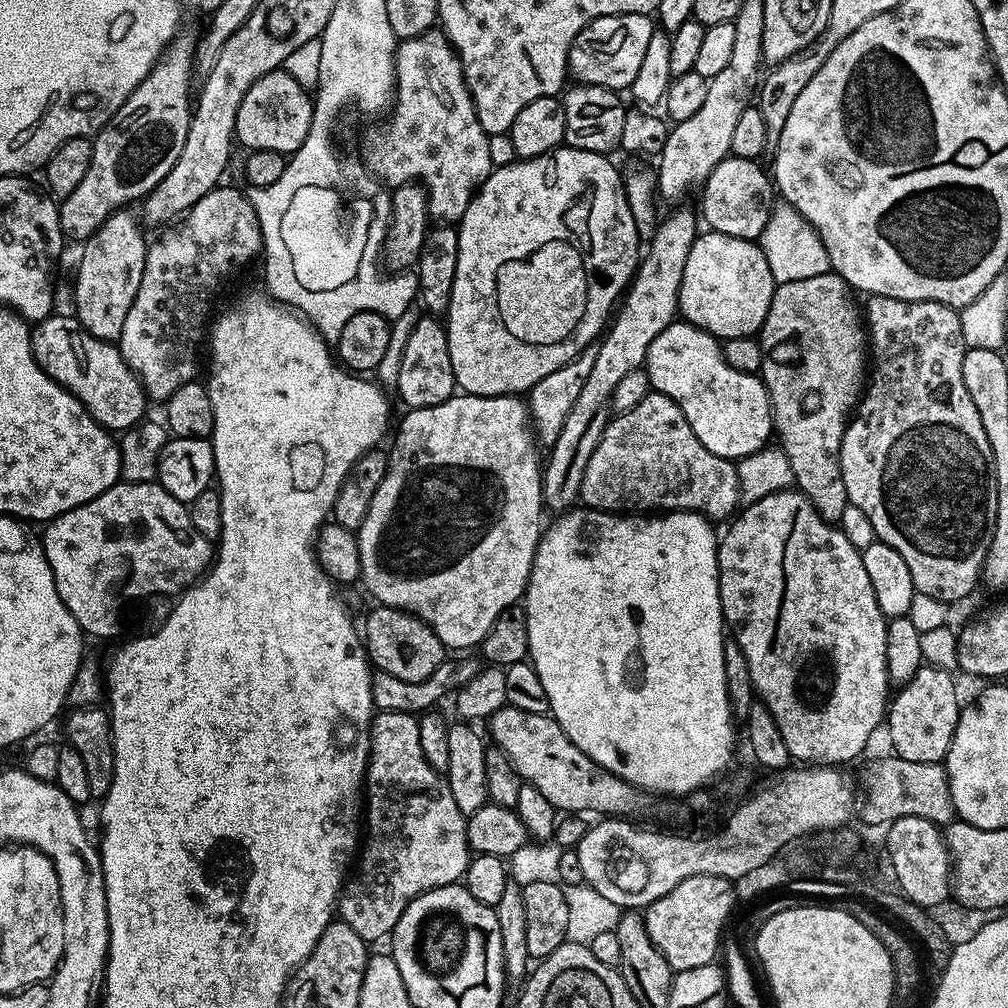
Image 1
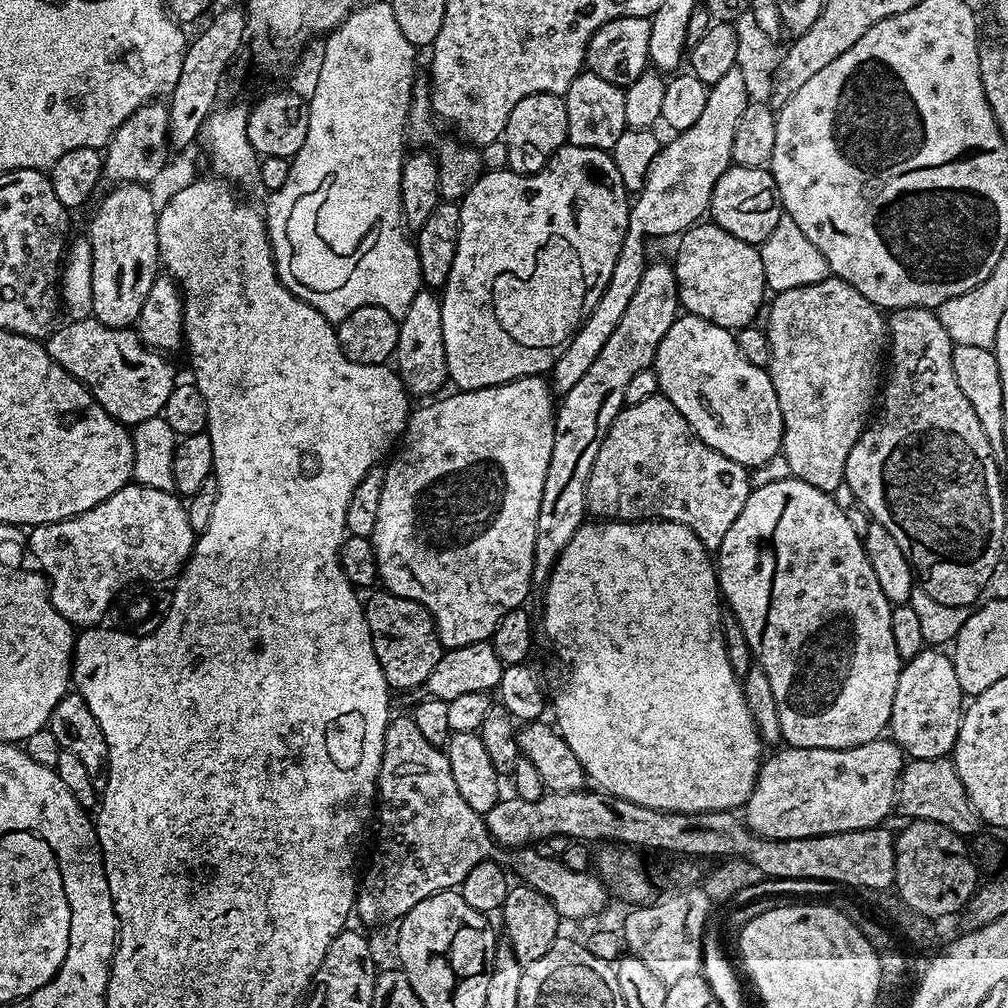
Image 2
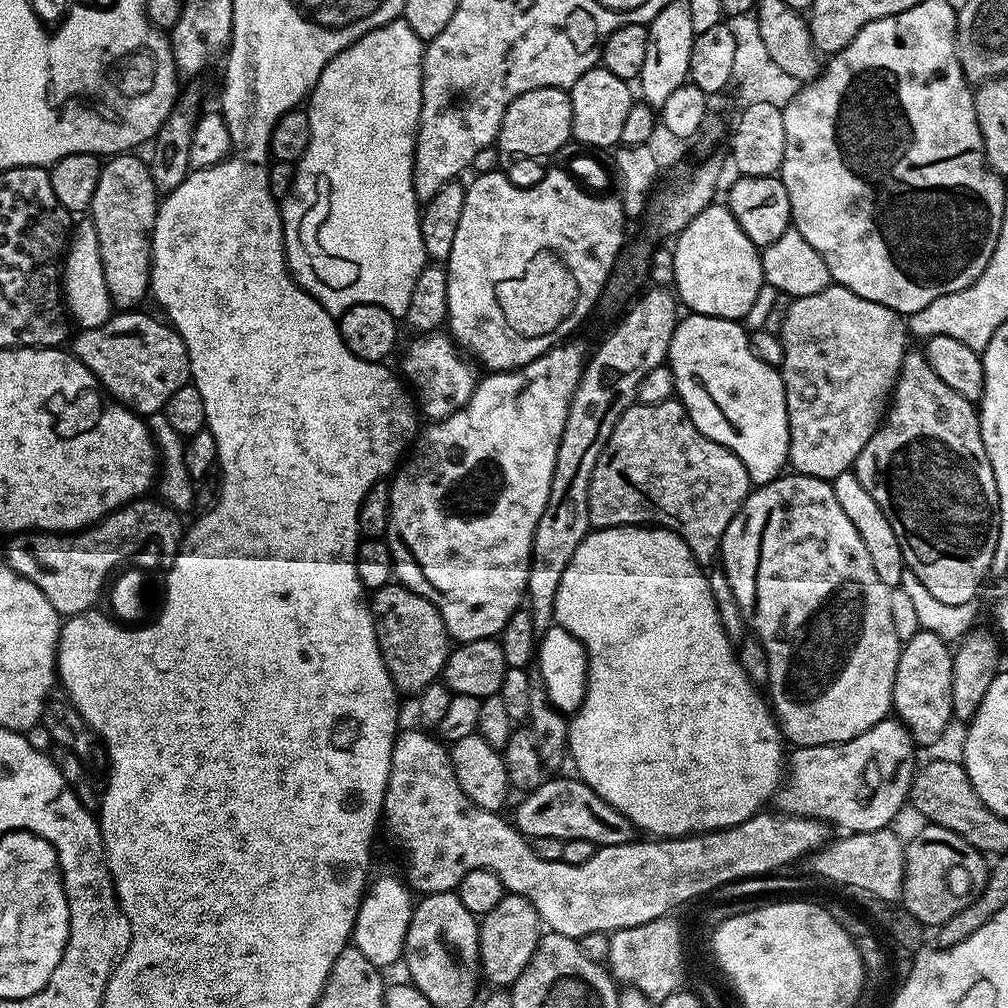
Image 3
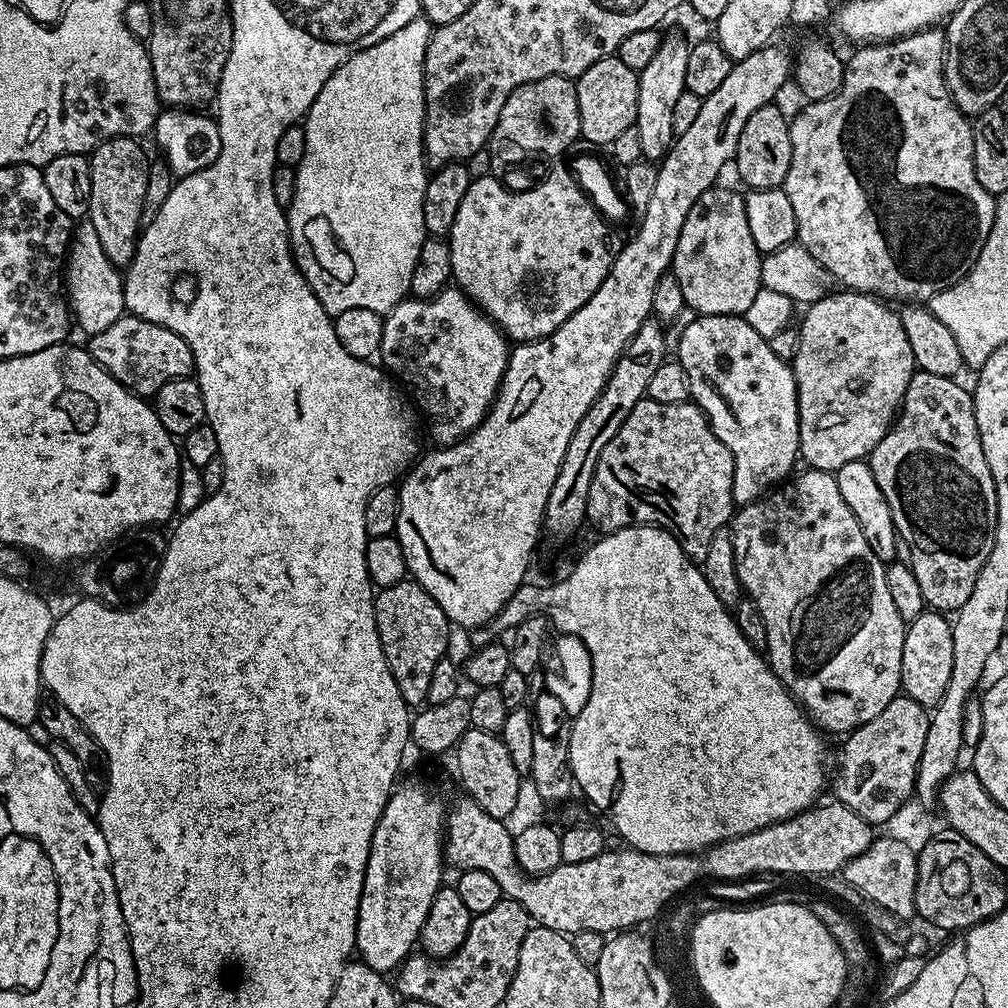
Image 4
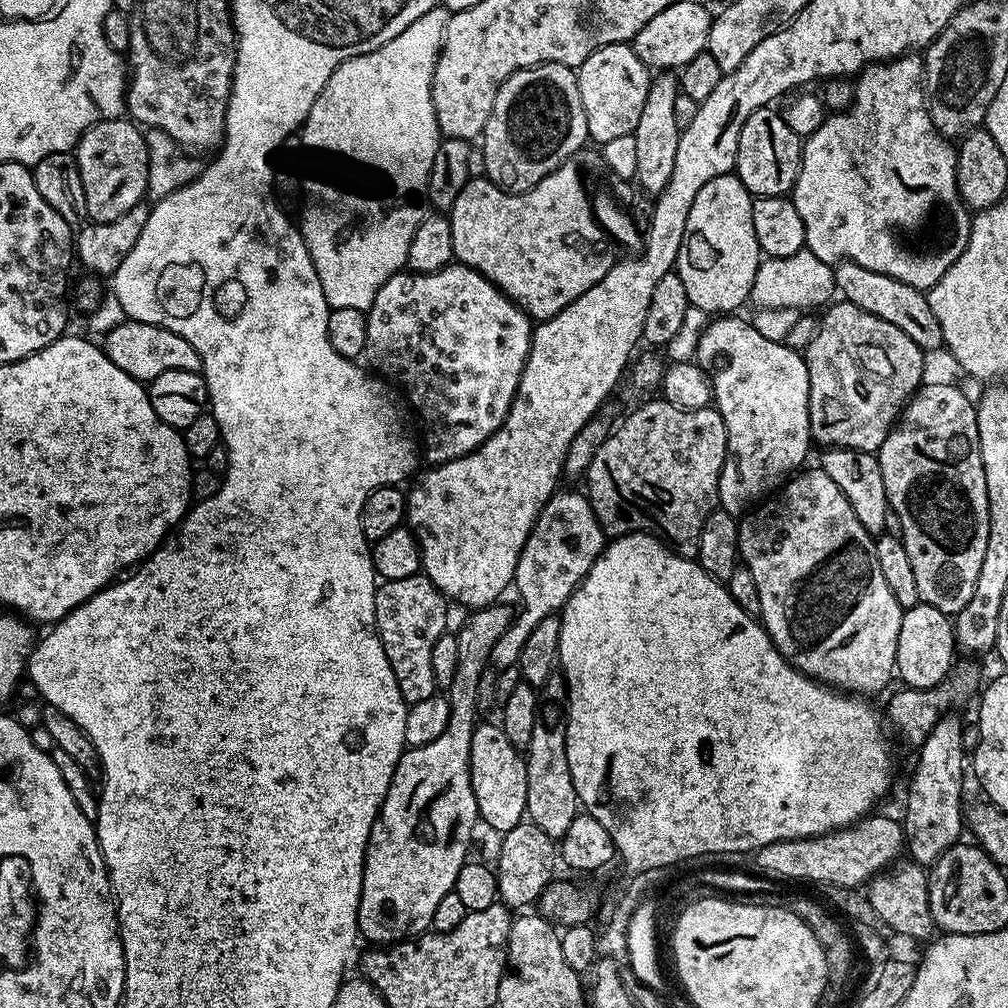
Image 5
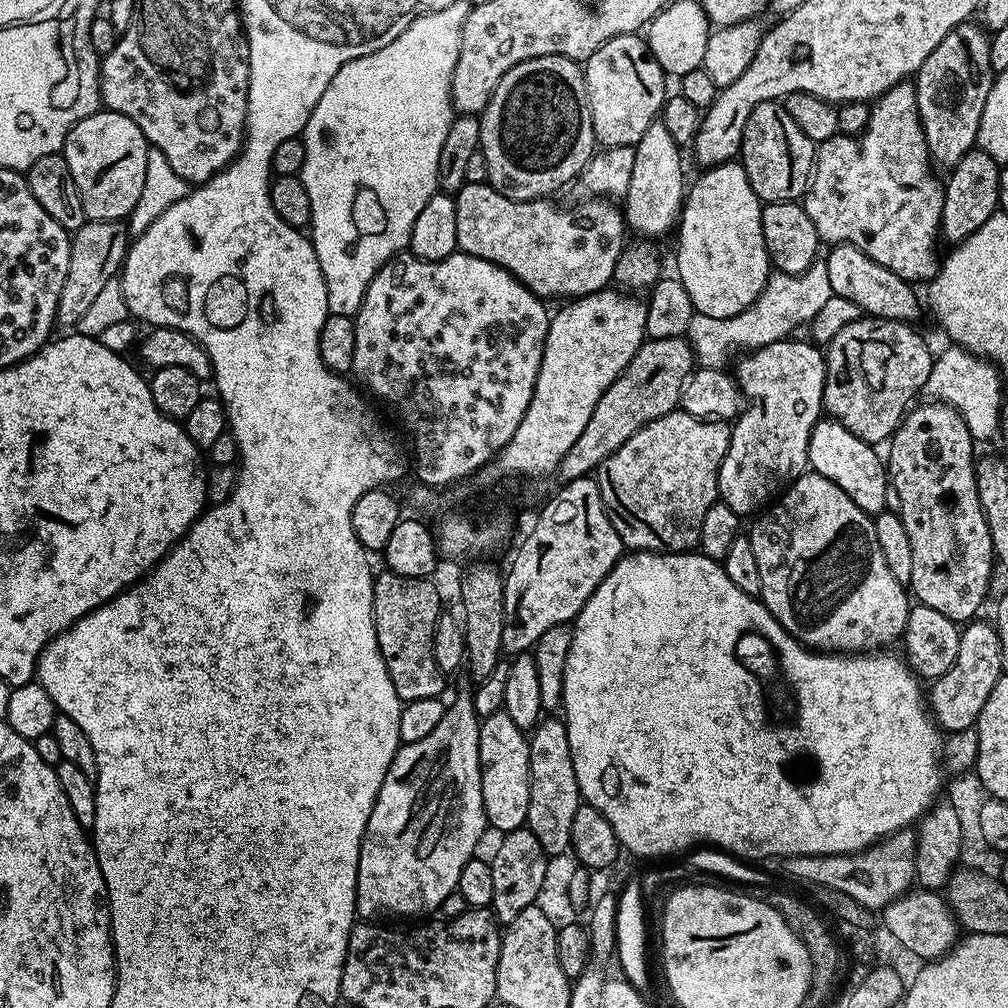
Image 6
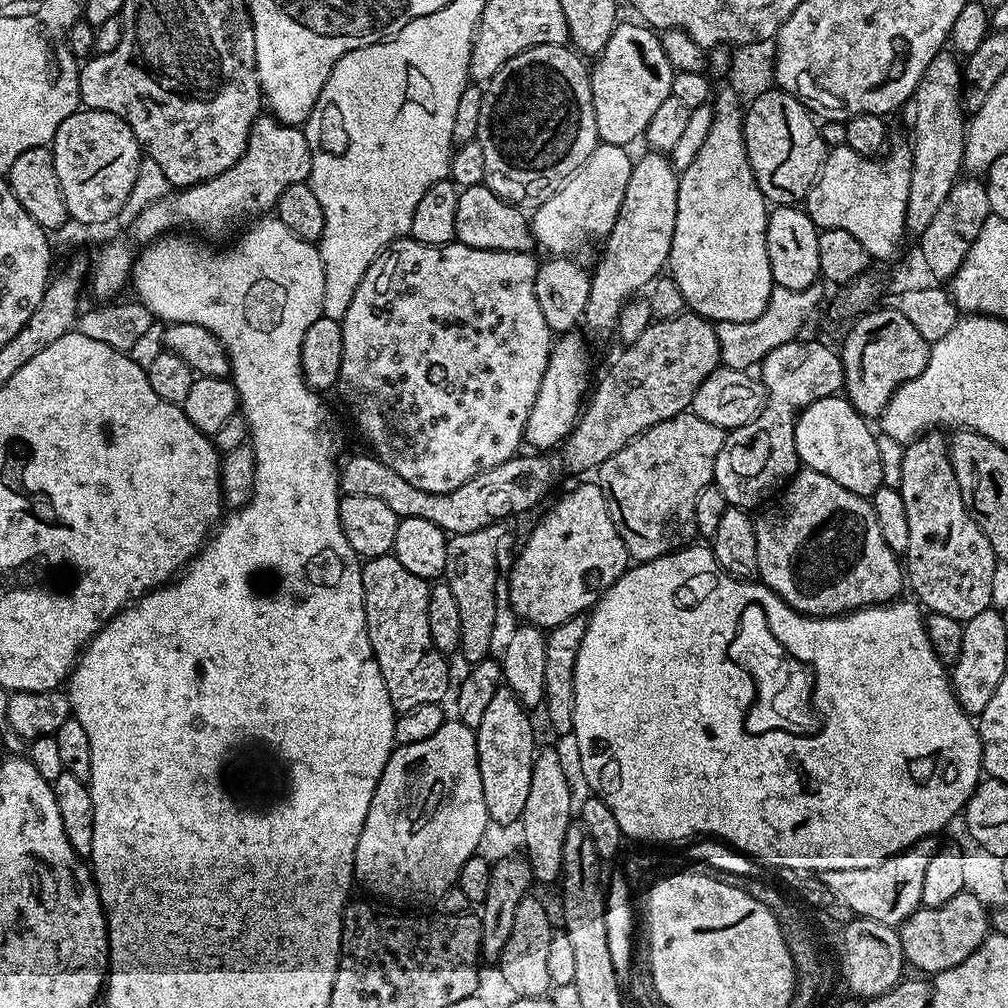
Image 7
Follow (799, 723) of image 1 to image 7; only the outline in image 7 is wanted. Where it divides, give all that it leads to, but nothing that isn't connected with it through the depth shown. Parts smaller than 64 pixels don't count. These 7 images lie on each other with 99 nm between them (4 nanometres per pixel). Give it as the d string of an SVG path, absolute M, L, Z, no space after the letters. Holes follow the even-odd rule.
M813 468L797 471L796 475L788 481L784 494L785 496L773 508L765 507L759 513L761 516L755 517L756 537L758 538L759 583L774 590L774 594L778 594L795 612L800 612L803 616L842 616L846 612L856 611L857 608L871 608L874 604L889 603L901 595L900 587L902 589L905 587L906 576L902 571L901 561L900 564L896 561L899 560L897 553L892 552L890 546L886 546L886 538L882 538L882 533L878 531L878 518L874 518L871 499L846 490L846 486L838 486L838 482L834 482L834 478L826 478L826 474L818 474Z

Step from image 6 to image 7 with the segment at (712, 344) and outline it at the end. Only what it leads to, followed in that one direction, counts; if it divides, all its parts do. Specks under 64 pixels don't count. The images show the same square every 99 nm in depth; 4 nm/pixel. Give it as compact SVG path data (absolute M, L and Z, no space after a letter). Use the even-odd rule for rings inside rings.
M819 283L811 284L806 290L786 290L773 287L770 302L758 318L750 322L717 323L715 329L718 334L723 367L748 372L763 362L770 350L797 339L801 335L800 327L811 318L812 311L820 304L820 287Z

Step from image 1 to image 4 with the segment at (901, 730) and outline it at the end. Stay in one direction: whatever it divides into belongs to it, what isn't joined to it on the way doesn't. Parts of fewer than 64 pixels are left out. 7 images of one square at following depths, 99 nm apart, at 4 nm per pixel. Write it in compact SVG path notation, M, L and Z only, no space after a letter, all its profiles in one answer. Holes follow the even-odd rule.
M926 610L914 618L905 627L902 642L902 678L900 687L903 695L914 698L914 702L925 706L934 706L946 694L946 685L950 683L950 670L954 670L954 634L947 615L936 610Z

